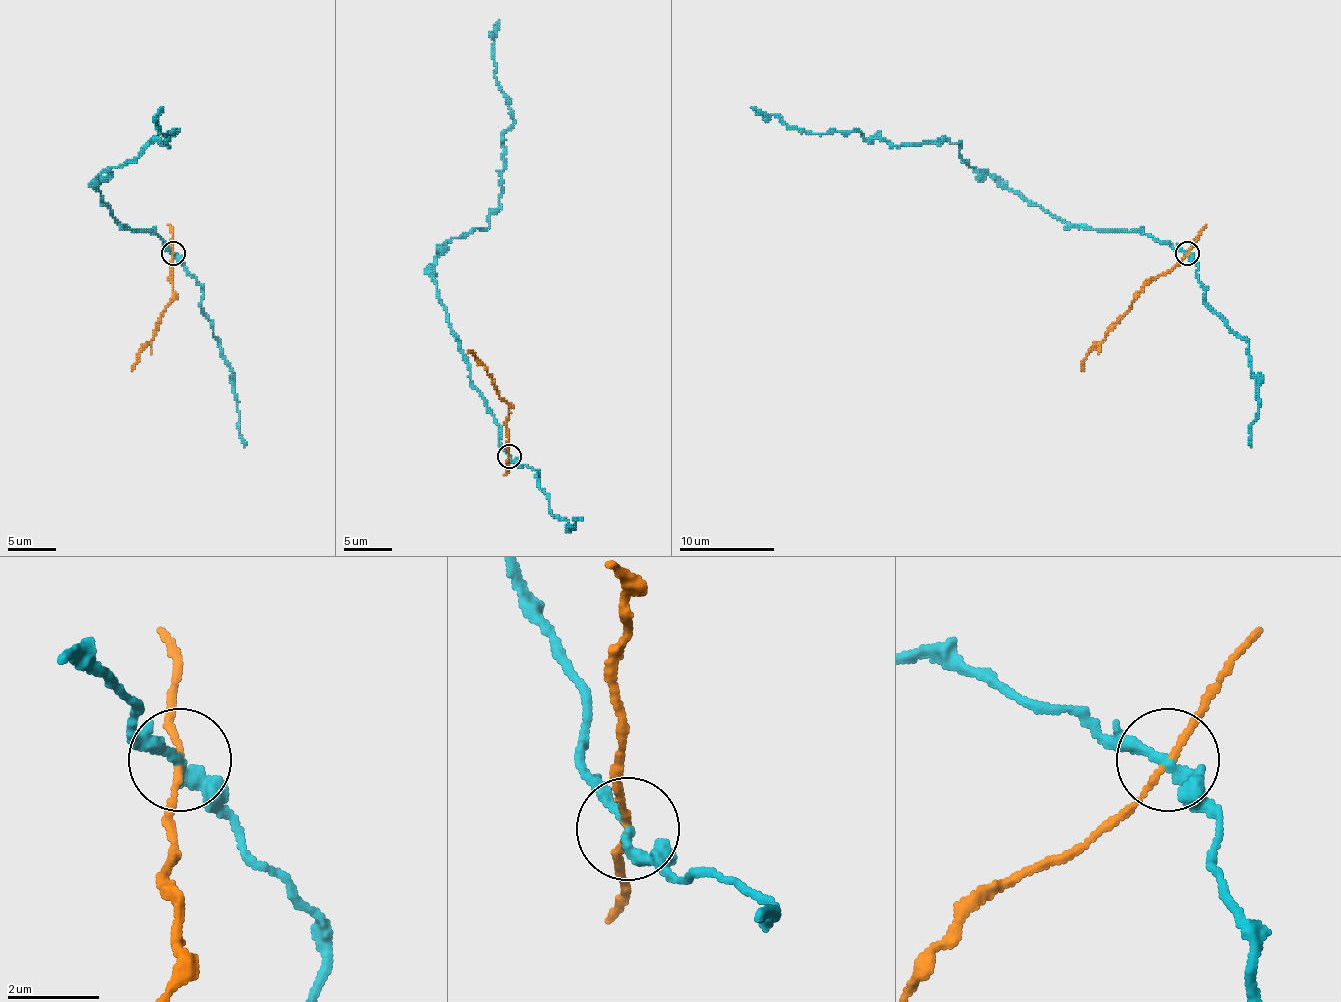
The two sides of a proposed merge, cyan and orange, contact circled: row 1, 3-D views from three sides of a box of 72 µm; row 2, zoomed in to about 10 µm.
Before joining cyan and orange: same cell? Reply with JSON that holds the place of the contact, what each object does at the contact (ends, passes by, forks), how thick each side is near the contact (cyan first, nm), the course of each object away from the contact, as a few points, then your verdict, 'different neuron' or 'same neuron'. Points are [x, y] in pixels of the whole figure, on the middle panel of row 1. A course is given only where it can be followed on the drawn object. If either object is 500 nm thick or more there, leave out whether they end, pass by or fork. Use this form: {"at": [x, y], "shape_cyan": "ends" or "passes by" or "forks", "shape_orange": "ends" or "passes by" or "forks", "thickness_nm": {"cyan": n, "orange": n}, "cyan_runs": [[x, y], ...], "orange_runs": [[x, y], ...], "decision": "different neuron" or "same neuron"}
{"at": [509, 456], "shape_cyan": "passes by", "shape_orange": "passes by", "thickness_nm": {"cyan": 240, "orange": 120}, "cyan_runs": [[508, 455], [470, 379], [434, 262], [453, 238], [487, 228], [499, 207], [513, 111], [494, 70], [499, 20]], "orange_runs": [[508, 455], [508, 405], [492, 376], [468, 350]], "decision": "different neuron"}

